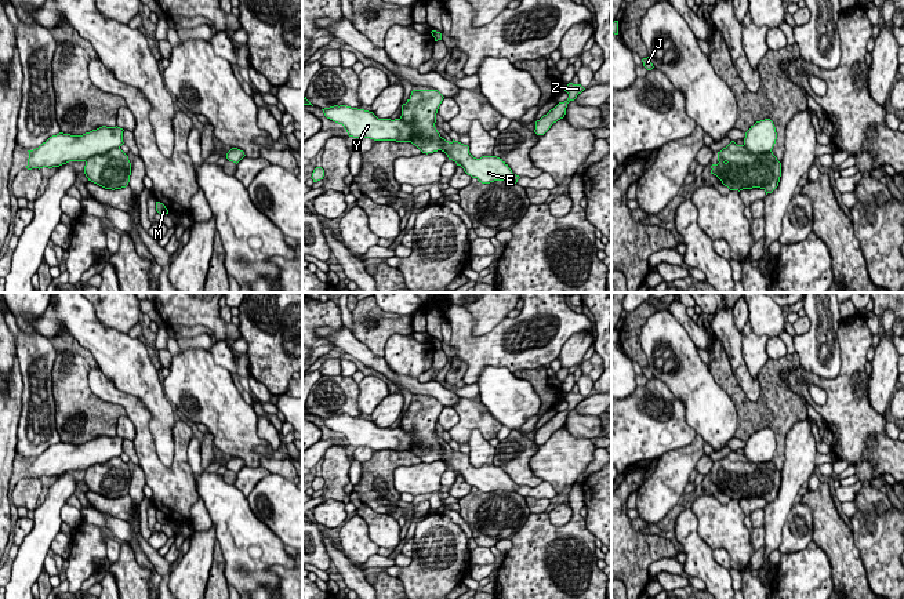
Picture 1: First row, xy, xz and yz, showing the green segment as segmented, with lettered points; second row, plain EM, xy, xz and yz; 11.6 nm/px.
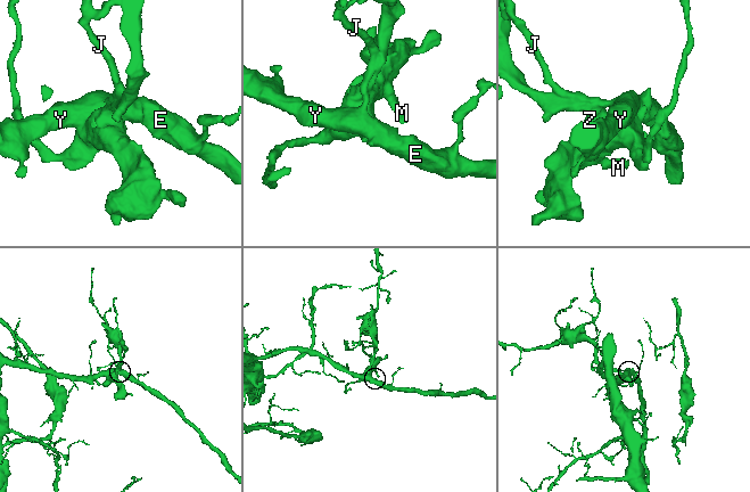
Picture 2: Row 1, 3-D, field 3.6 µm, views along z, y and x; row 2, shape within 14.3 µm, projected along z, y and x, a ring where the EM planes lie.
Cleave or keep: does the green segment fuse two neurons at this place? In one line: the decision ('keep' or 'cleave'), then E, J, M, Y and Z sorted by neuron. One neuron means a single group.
cleave | E J Y Z / M

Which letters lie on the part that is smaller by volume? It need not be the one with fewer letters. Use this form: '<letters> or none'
M

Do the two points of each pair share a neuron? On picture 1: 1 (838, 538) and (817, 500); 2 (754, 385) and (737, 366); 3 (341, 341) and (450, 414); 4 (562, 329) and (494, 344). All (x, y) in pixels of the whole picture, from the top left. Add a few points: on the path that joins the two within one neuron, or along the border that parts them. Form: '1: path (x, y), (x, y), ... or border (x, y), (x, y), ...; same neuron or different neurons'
1: path (828, 529), (824, 509); same neuron
2: path (750, 381), (740, 370); same neuron
3: border (445, 406), (453, 407); different neurons
4: path (548, 347), (512, 355); same neuron

